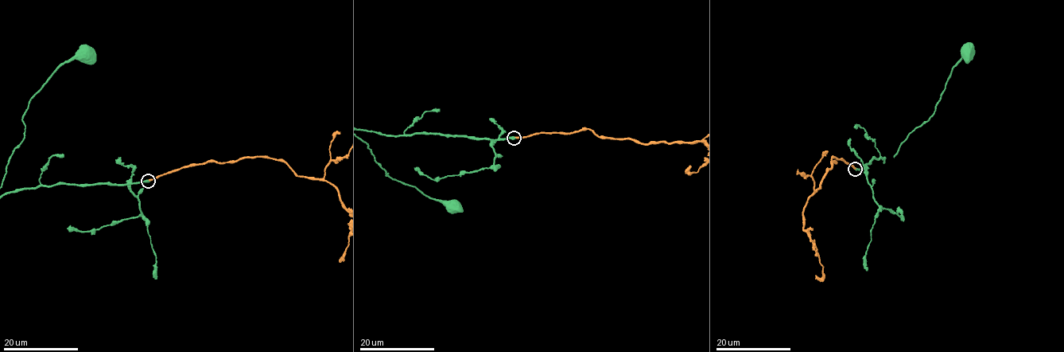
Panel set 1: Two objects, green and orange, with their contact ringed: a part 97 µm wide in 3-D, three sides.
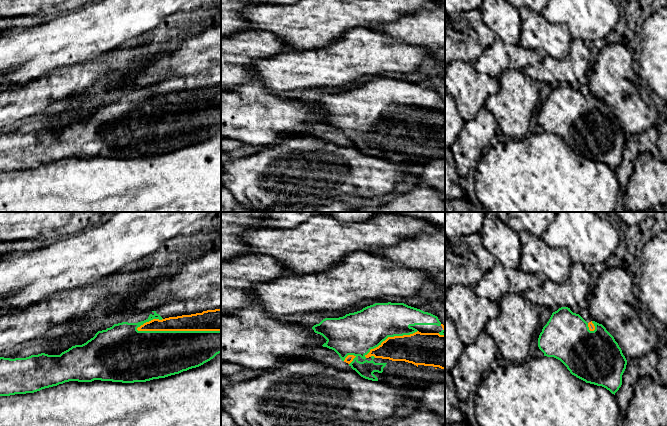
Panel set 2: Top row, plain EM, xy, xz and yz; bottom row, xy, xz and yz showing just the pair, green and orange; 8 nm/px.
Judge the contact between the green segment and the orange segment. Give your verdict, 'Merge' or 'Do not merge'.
Merge

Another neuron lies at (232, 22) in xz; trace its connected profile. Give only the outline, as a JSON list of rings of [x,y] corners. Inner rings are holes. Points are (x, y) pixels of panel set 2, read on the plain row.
[[[221,0],[221,39],[250,29],[242,10],[257,4],[257,0]]]

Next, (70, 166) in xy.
[[[221,129],[199,143],[146,158],[69,157],[34,169],[0,172],[0,212],[221,212]]]

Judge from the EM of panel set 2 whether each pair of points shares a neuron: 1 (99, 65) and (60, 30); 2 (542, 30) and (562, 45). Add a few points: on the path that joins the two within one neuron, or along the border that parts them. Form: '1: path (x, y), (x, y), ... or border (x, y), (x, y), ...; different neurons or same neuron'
1: border (114, 49), (70, 66); different neurons
2: path (547, 35), (557, 44); same neuron

